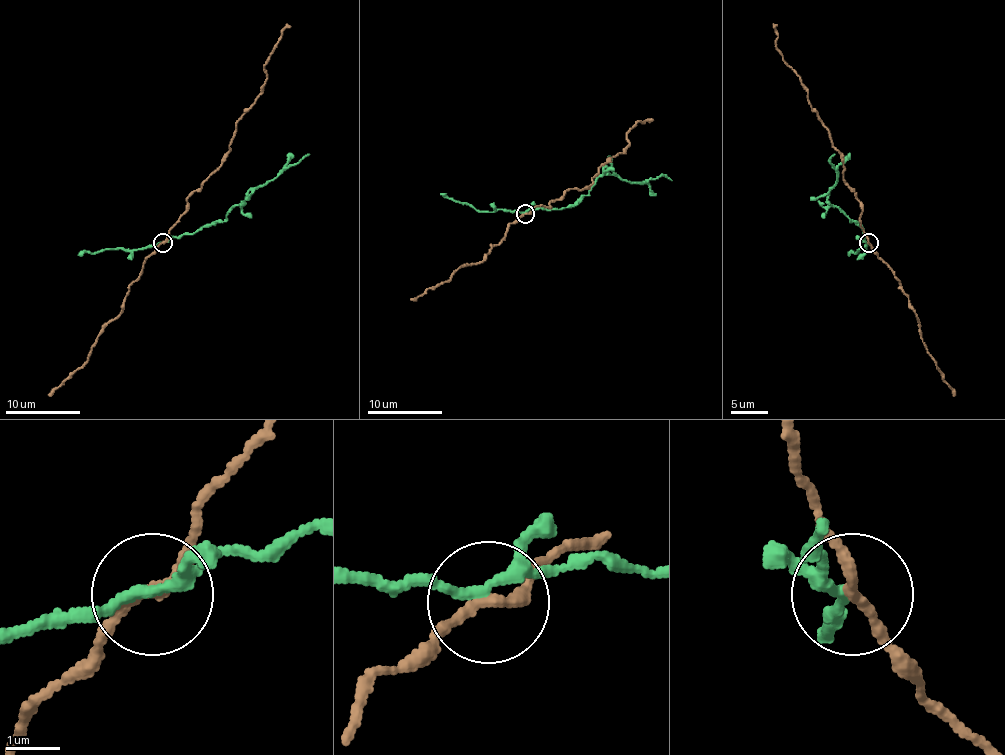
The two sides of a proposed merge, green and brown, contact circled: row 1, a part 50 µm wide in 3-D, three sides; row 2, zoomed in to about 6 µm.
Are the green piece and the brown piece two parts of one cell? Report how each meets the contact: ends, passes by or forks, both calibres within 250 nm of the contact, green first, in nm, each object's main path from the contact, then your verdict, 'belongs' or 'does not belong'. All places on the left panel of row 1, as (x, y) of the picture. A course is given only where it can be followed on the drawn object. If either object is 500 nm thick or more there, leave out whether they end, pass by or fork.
green forks | brown passes by | 170/200 nm | green via (163, 242), (172, 237), (193, 235), (225, 220), (232, 207), (309, 154) | brown via (163, 242), (185, 210), (187, 199), (225, 156), (236, 123), (266, 80), (264, 65), (288, 24) | does not belong

